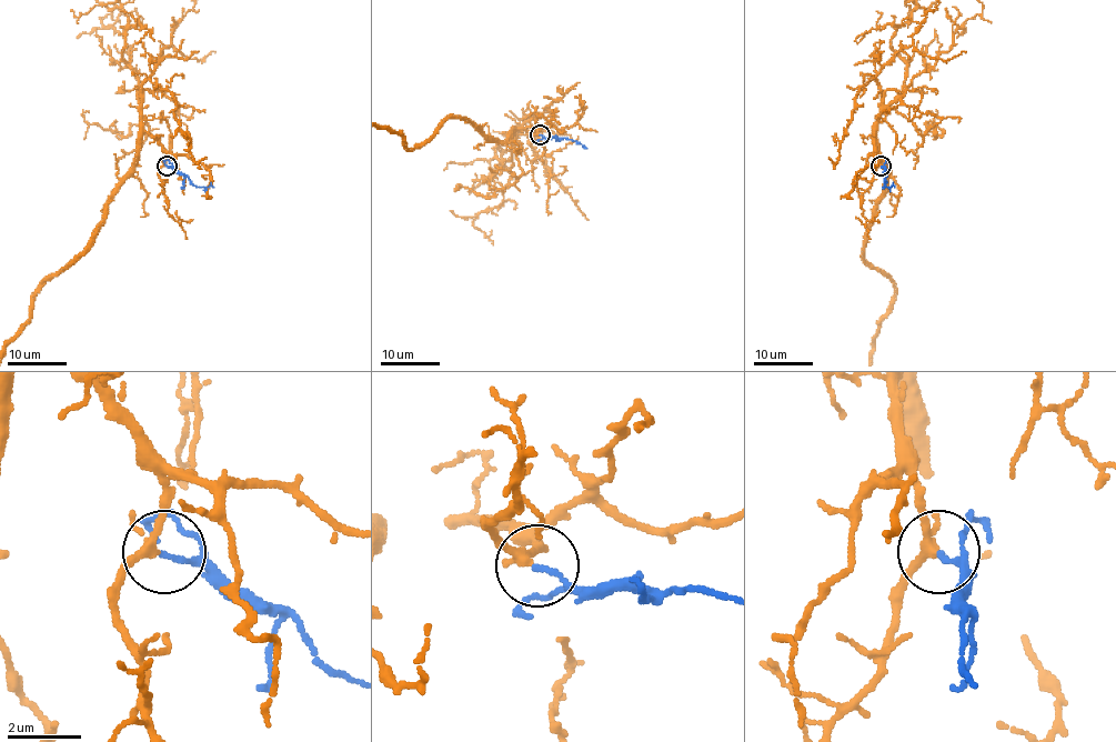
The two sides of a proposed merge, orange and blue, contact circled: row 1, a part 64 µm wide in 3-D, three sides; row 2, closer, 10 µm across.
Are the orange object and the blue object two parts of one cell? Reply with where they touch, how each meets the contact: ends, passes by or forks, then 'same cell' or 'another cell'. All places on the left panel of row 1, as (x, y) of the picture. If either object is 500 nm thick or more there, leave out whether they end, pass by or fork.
(167, 166) | orange forks | blue ends | same cell

